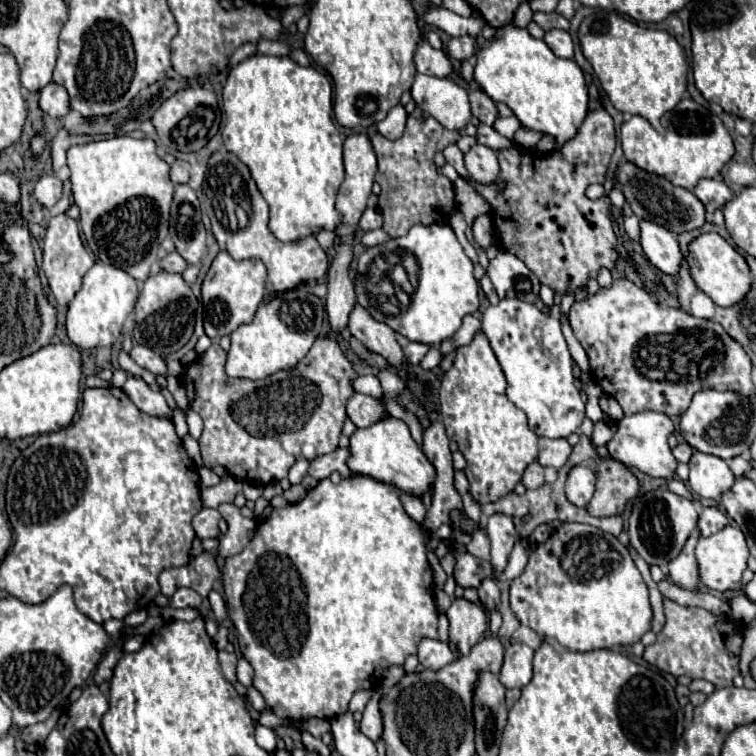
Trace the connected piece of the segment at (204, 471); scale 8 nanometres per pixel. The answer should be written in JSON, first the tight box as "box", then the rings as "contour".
{"box":[198,467,221,487],"contour":[[[199,467],[198,473],[201,481],[200,484],[202,487],[211,487],[218,484],[219,481],[221,481],[220,477],[207,467]]]}

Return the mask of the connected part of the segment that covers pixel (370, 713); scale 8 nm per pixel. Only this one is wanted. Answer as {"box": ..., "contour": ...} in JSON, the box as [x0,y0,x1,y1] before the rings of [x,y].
{"box":[361,699,383,741],"contour":[[[371,699],[363,711],[363,719],[361,719],[361,731],[377,741],[383,733],[383,717],[381,717],[381,711],[379,711],[379,701]]]}

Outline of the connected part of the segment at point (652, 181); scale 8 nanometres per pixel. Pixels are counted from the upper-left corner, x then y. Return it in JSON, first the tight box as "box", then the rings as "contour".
{"box":[615,161,705,235],"contour":[[[625,161],[615,169],[615,179],[617,179],[619,191],[625,195],[625,201],[629,203],[631,211],[639,219],[653,221],[653,223],[657,223],[657,225],[661,225],[667,231],[673,231],[677,235],[685,233],[685,231],[699,229],[705,225],[705,205],[691,191],[673,185],[665,177],[647,173],[643,169],[639,169],[635,163]]]}

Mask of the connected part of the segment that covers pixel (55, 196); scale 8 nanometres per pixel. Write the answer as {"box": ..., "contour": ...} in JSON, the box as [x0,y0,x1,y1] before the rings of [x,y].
{"box":[35,175,63,207],"contour":[[[43,175],[35,183],[35,197],[43,207],[53,207],[63,195],[63,181],[57,175]]]}

